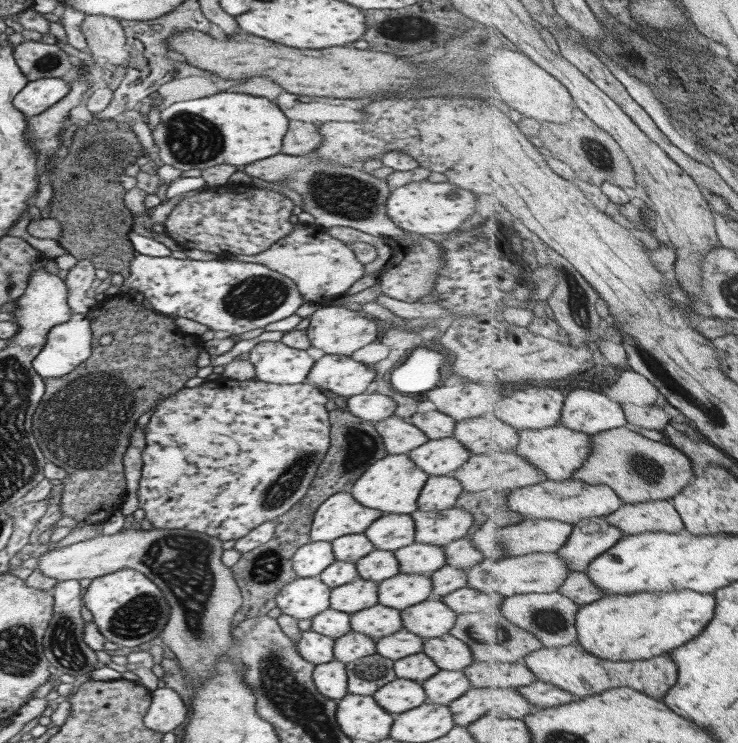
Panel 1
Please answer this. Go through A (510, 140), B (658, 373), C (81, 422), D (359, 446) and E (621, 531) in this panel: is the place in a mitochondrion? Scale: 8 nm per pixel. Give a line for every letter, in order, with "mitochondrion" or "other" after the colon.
A: other
B: mitochondrion
C: mitochondrion
D: mitochondrion
E: other

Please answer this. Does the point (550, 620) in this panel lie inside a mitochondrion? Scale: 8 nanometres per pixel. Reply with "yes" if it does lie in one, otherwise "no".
yes

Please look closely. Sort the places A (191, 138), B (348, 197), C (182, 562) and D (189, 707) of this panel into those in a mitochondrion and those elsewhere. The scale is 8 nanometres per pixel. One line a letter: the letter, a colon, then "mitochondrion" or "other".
A: mitochondrion
B: mitochondrion
C: mitochondrion
D: other

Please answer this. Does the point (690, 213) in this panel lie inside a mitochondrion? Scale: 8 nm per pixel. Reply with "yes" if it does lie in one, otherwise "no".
no

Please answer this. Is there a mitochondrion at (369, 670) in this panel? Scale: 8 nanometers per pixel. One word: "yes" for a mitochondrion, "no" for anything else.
yes

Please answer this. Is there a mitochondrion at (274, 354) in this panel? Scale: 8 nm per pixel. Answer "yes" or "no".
no

